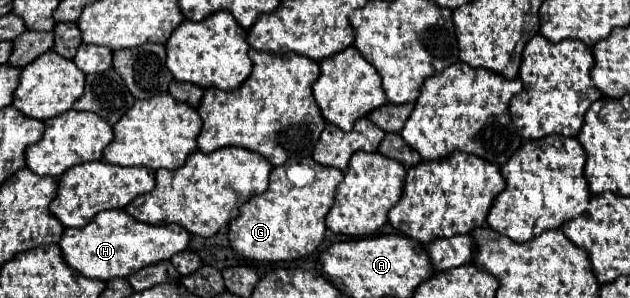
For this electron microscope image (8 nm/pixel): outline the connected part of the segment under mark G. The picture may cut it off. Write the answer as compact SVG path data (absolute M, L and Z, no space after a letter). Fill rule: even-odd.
M307 159L309 165L317 171L317 177L313 181L313 185L309 187L295 187L289 183L289 179L285 177L285 167L275 167L271 173L271 183L269 189L261 195L251 197L251 201L247 201L239 213L237 219L233 219L229 223L229 241L231 247L247 259L255 259L255 261L293 261L293 259L301 259L311 255L319 243L325 239L325 215L329 213L331 205L333 205L333 197L335 197L335 189L337 185L343 181L343 171L335 169L335 167L323 167L311 159Z

